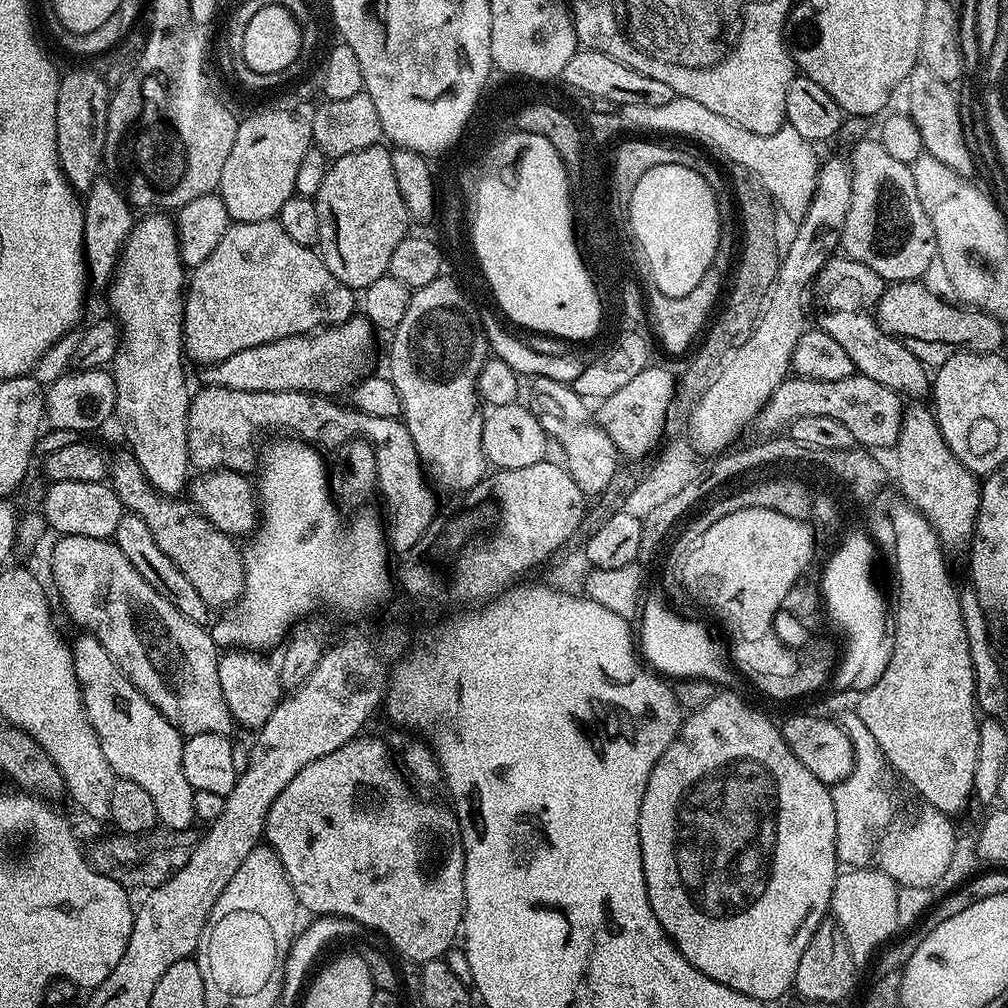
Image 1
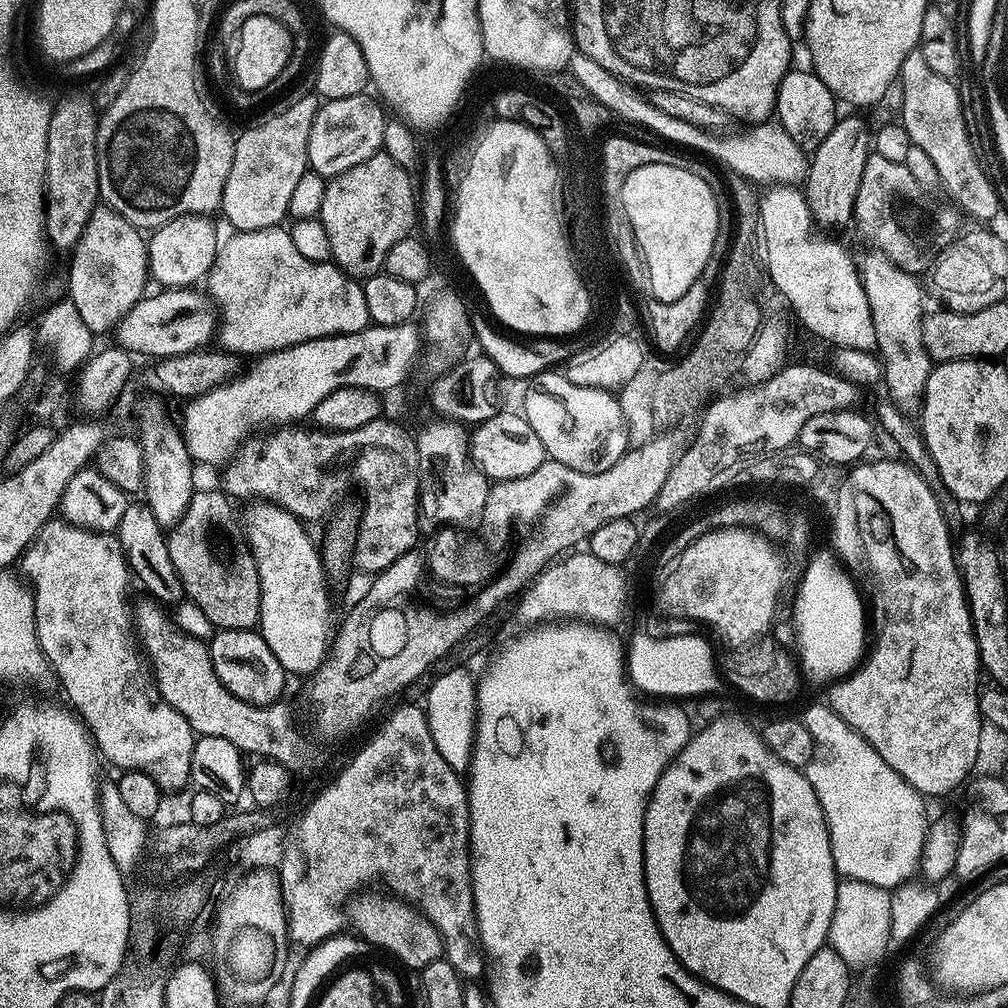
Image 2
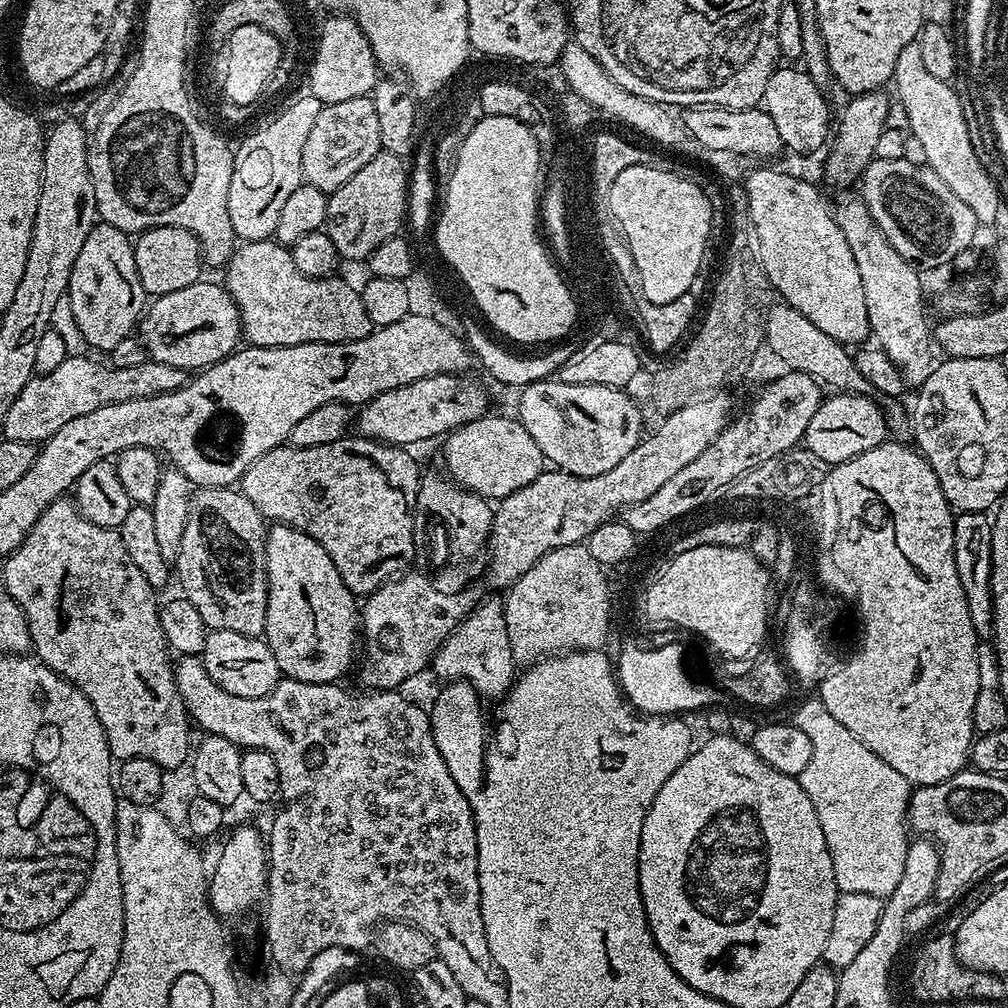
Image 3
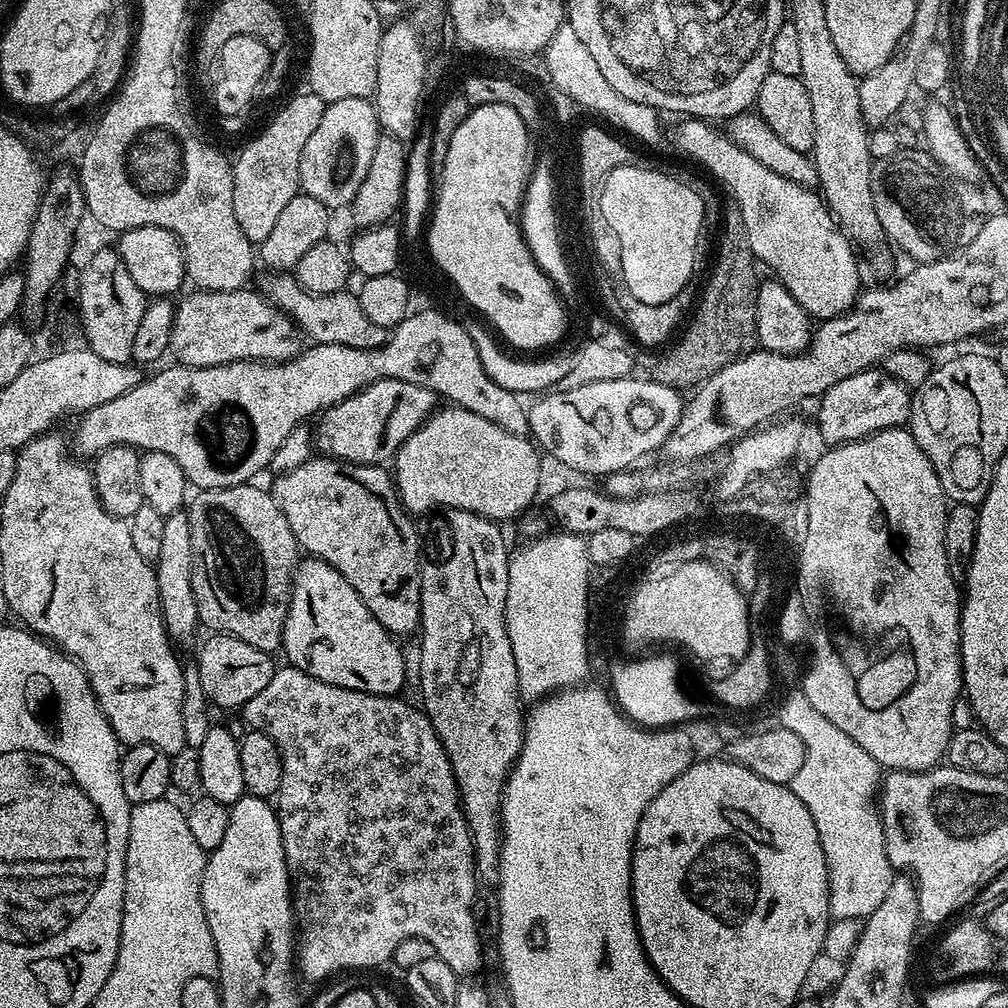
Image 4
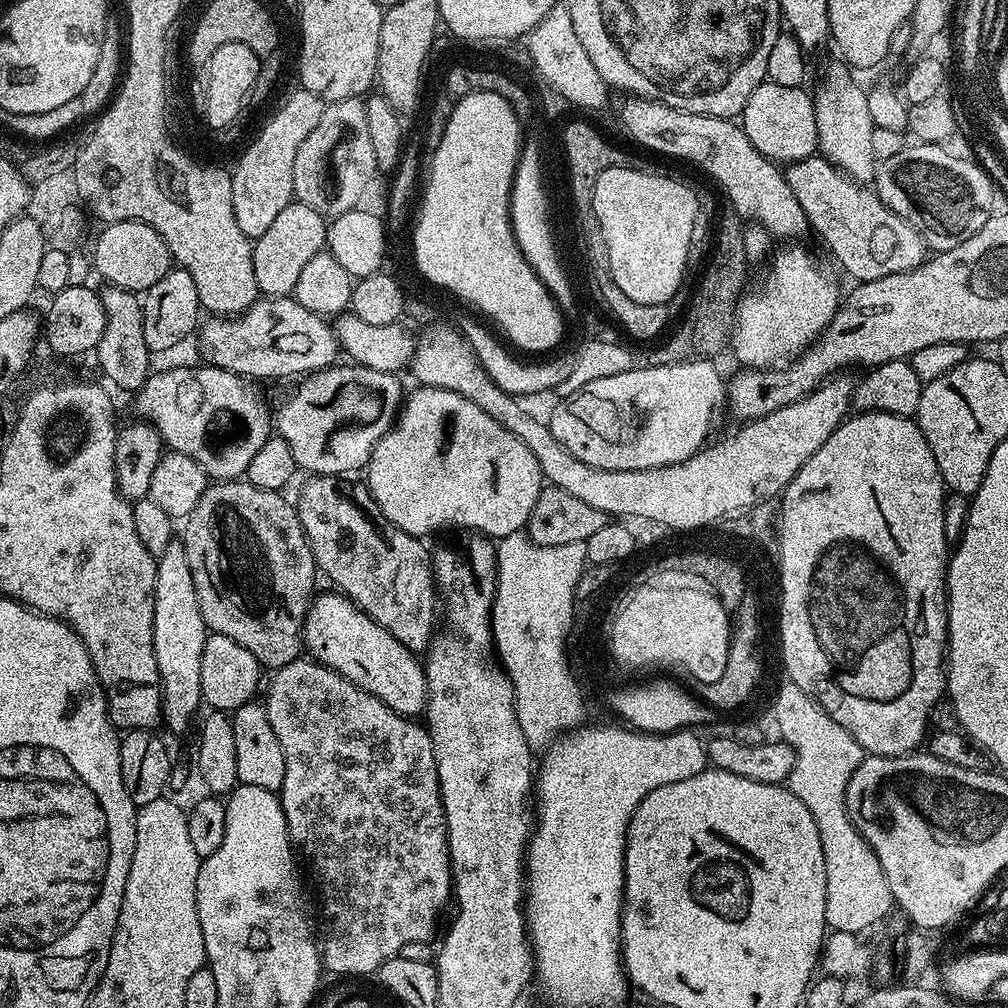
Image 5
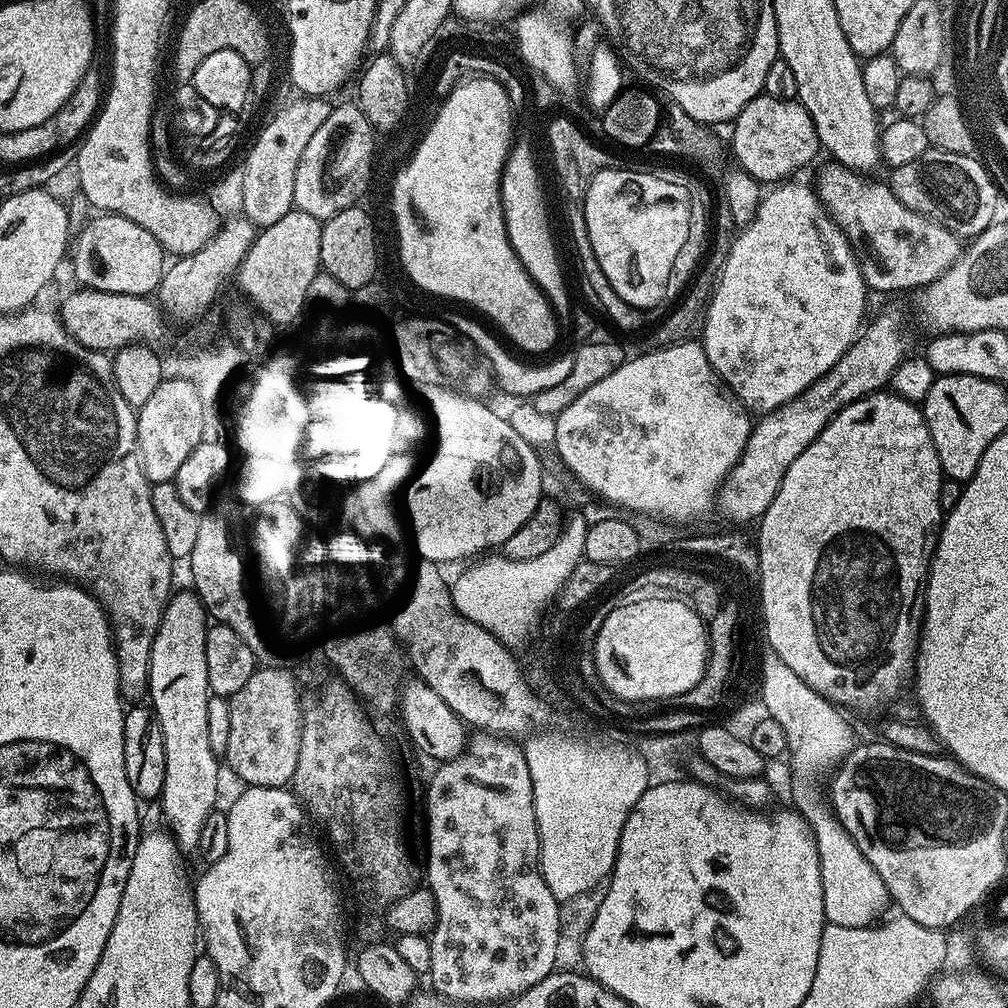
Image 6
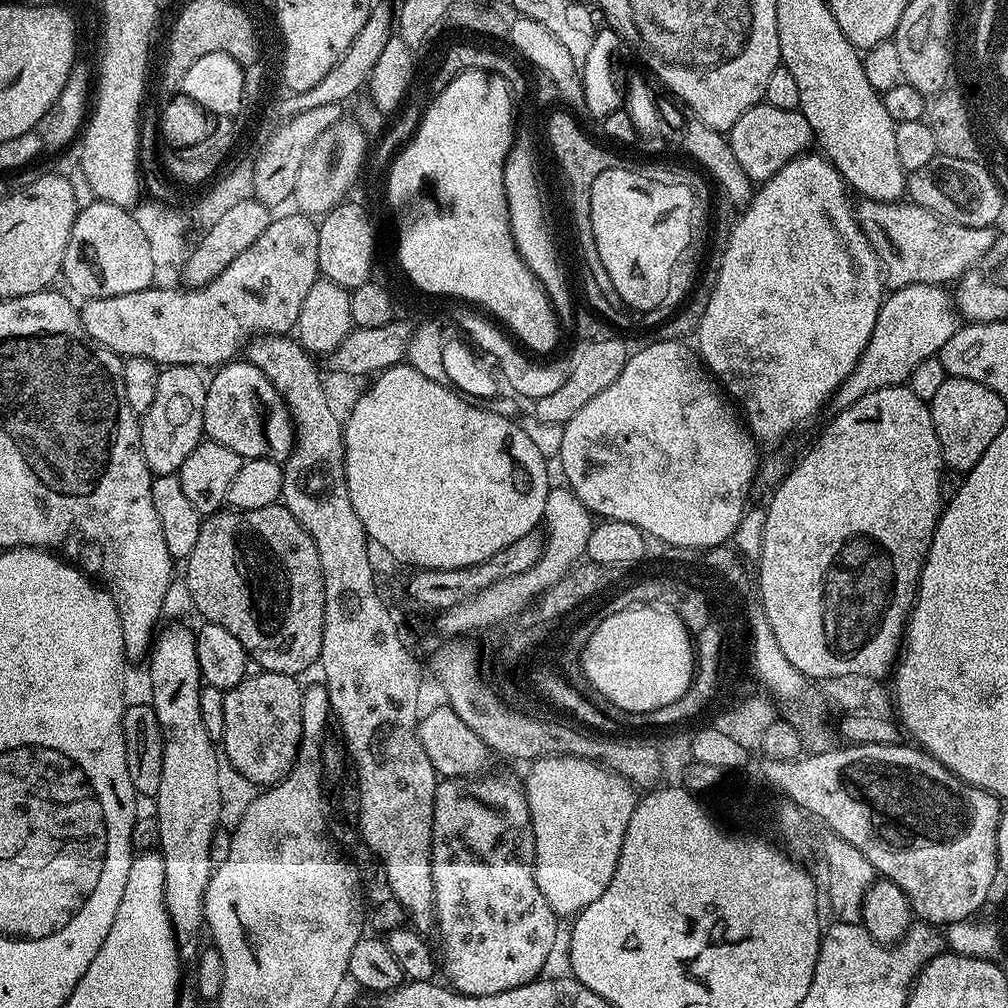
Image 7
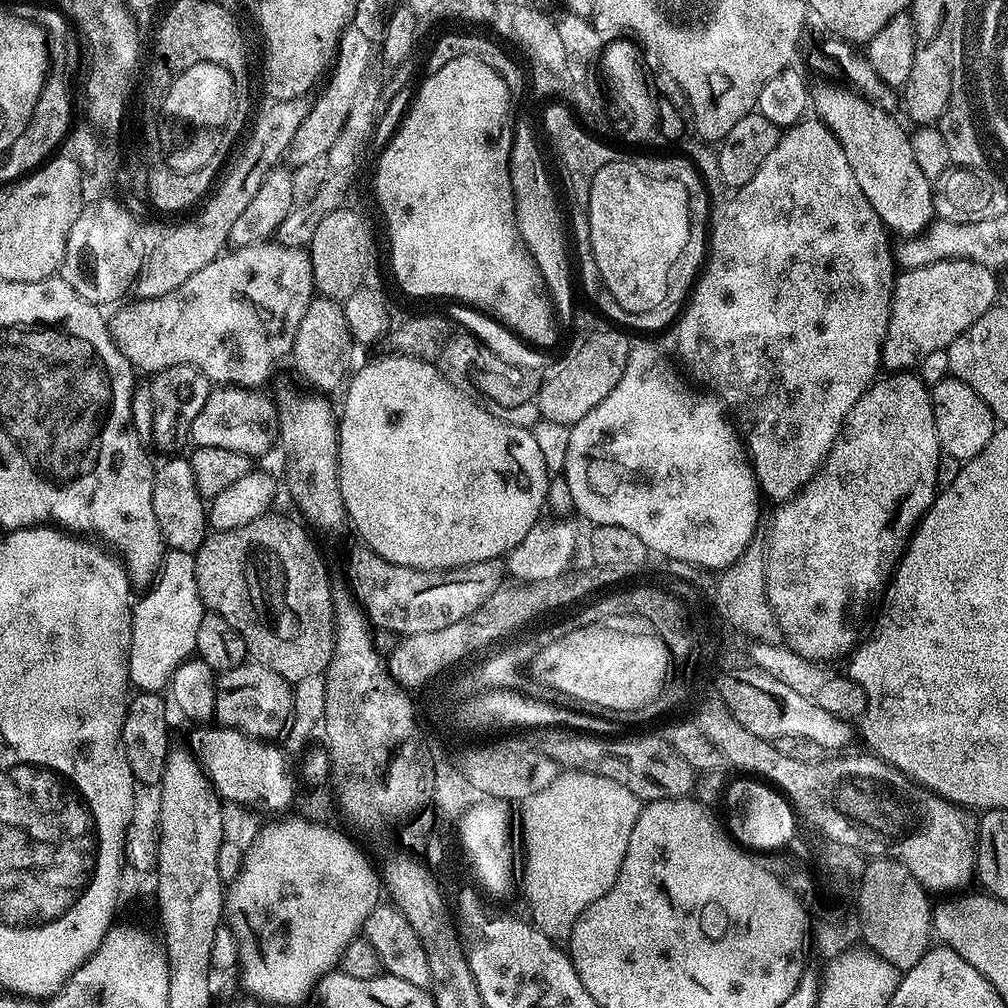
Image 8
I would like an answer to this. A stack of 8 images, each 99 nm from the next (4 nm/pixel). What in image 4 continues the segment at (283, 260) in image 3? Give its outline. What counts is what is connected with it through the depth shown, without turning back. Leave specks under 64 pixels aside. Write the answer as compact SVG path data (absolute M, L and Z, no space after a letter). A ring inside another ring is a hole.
M268 274L264 280L263 295L269 304L287 314L309 341L334 346L355 348L378 348L389 338L389 329L377 326L362 314L359 295L351 291L335 292L325 296L314 296L296 281L292 274Z

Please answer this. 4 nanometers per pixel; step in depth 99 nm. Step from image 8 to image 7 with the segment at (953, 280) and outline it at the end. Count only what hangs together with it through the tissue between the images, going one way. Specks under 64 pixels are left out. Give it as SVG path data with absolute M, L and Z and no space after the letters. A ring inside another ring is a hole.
M911 284L905 288L891 289L880 304L878 318L874 322L874 334L870 334L870 342L866 342L866 350L862 350L854 370L836 391L835 407L837 409L847 408L849 404L853 404L858 398L862 398L874 390L894 388L911 381L914 366L933 359L940 353L942 346L946 346L946 342L950 342L950 338L956 332L957 327L958 313L947 287L938 284Z

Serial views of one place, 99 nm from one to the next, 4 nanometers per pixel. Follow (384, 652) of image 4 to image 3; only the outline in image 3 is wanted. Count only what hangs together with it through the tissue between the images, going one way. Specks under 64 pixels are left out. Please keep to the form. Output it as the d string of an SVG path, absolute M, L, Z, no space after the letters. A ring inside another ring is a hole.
M273 523L266 542L266 570L268 571L268 605L263 639L274 654L281 673L289 680L335 684L348 672L358 656L358 600L342 582L338 566L326 550L310 534L300 532L288 524Z

